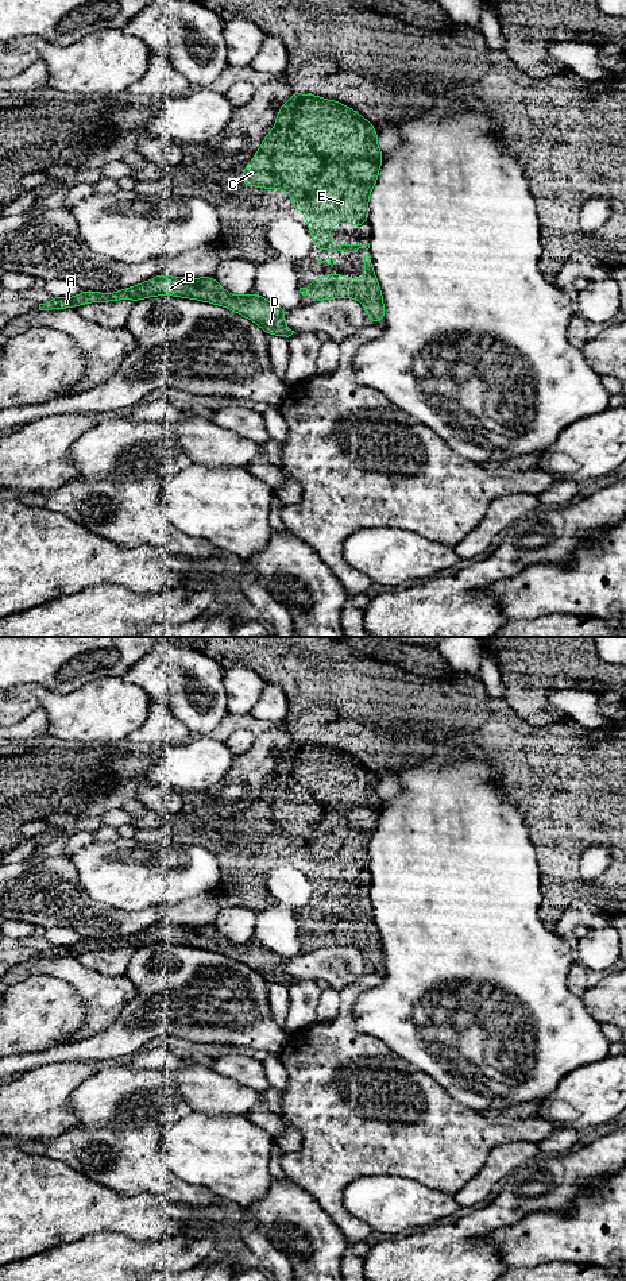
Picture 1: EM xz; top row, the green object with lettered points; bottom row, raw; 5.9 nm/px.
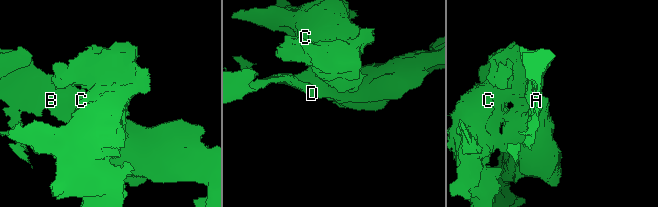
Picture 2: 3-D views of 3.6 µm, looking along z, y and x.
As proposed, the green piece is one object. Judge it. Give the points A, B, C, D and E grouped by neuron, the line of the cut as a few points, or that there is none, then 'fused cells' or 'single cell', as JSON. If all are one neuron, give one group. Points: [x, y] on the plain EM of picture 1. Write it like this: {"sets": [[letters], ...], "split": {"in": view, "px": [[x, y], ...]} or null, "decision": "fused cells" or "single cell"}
{"sets": [["A", "B", "C", "D", "E"]], "split": null, "decision": "single cell"}

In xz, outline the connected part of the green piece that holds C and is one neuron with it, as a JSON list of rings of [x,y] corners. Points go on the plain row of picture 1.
[[[291,738],[290,749],[287,752],[281,752],[278,756],[278,764],[275,767],[275,773],[271,776],[268,783],[263,787],[260,796],[254,802],[254,807],[250,813],[243,817],[243,834],[260,834],[263,837],[282,836],[286,841],[291,842],[291,857],[301,857],[305,861],[305,868],[309,872],[309,880],[314,888],[313,896],[316,899],[322,899],[322,894],[328,892],[329,898],[326,900],[335,902],[339,898],[348,900],[358,900],[359,896],[370,896],[370,891],[364,892],[344,892],[333,891],[329,884],[329,876],[336,871],[351,871],[359,873],[363,877],[363,872],[368,868],[368,845],[372,836],[376,832],[379,817],[382,813],[383,802],[376,792],[378,778],[375,778],[366,765],[360,765],[355,757],[344,755],[341,751],[335,748],[324,748],[314,742],[297,742]]]

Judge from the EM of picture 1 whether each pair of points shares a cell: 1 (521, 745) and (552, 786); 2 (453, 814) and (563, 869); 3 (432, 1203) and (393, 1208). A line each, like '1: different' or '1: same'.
1: same
2: different
3: same

